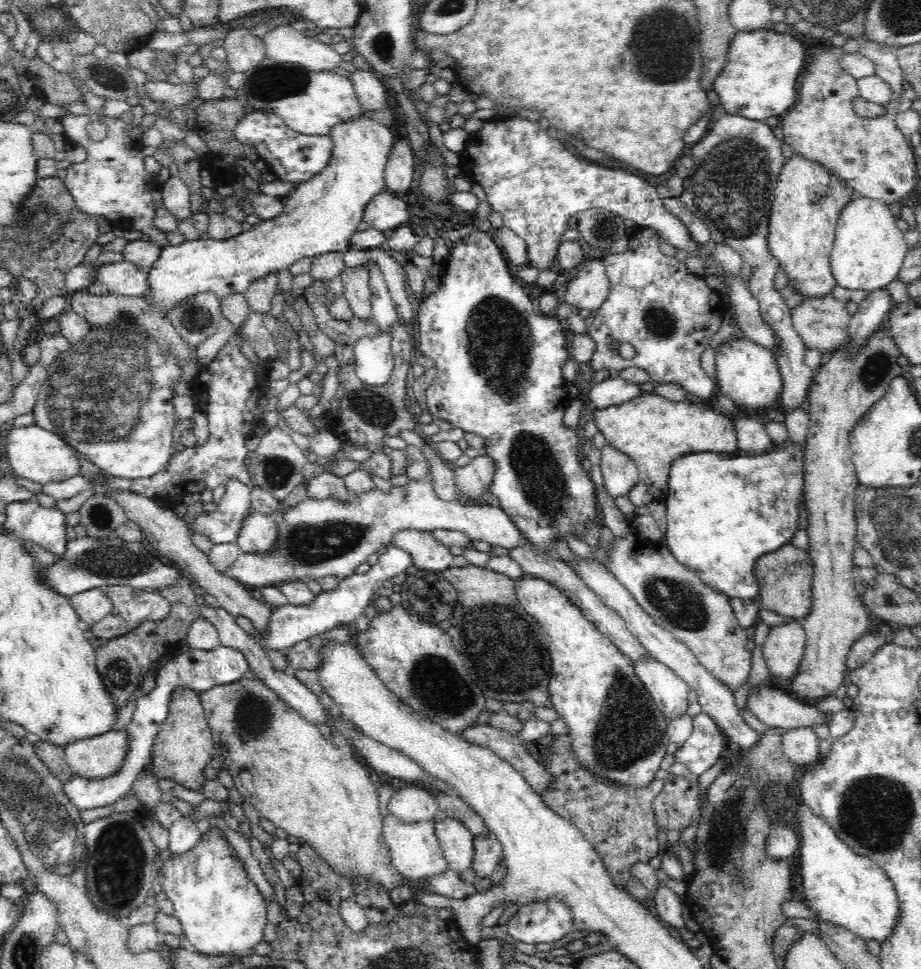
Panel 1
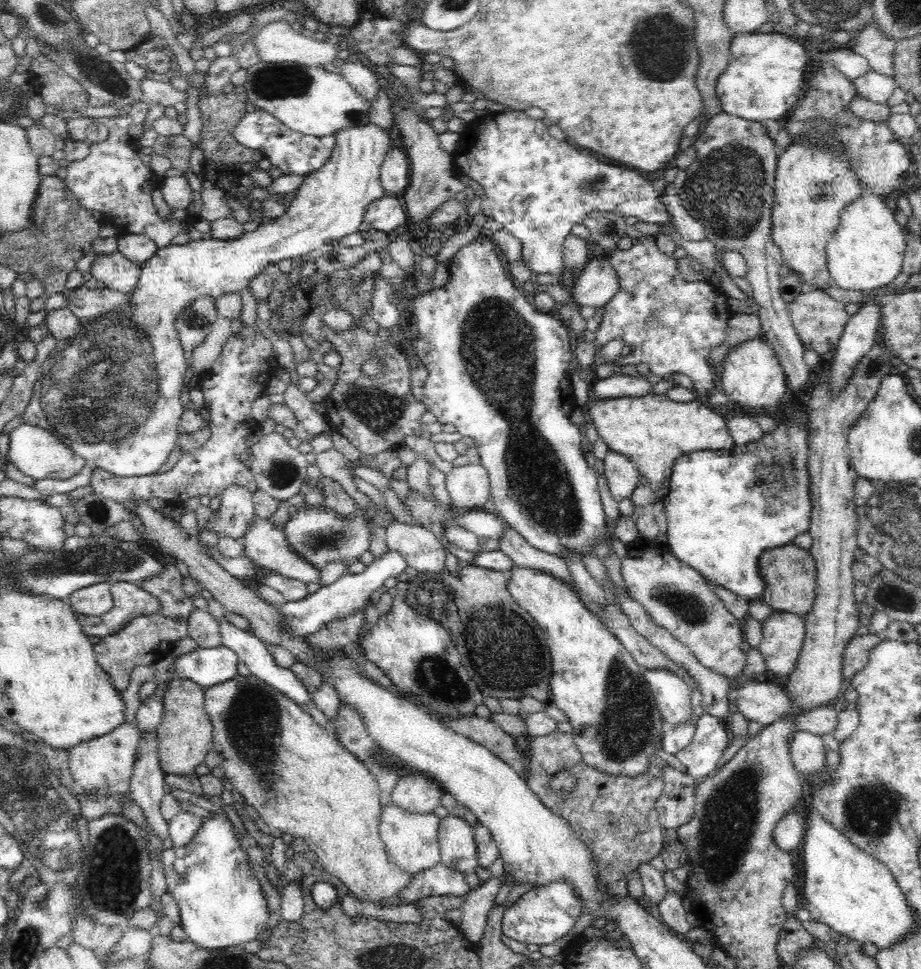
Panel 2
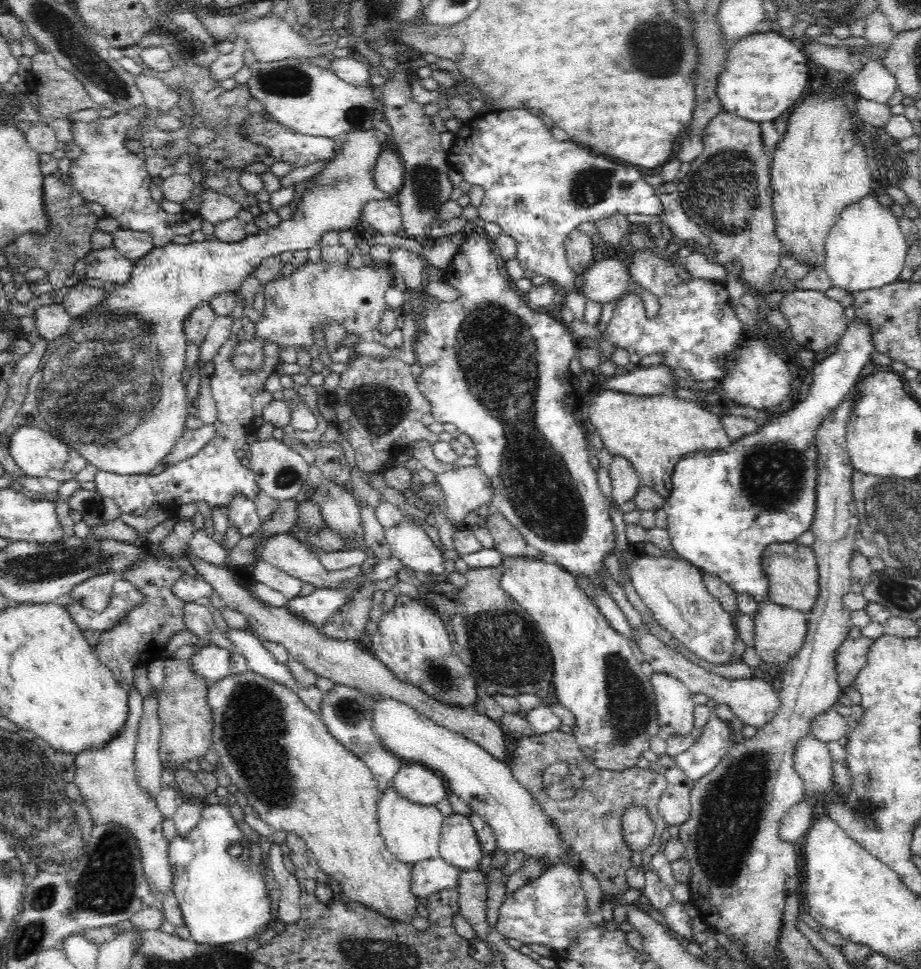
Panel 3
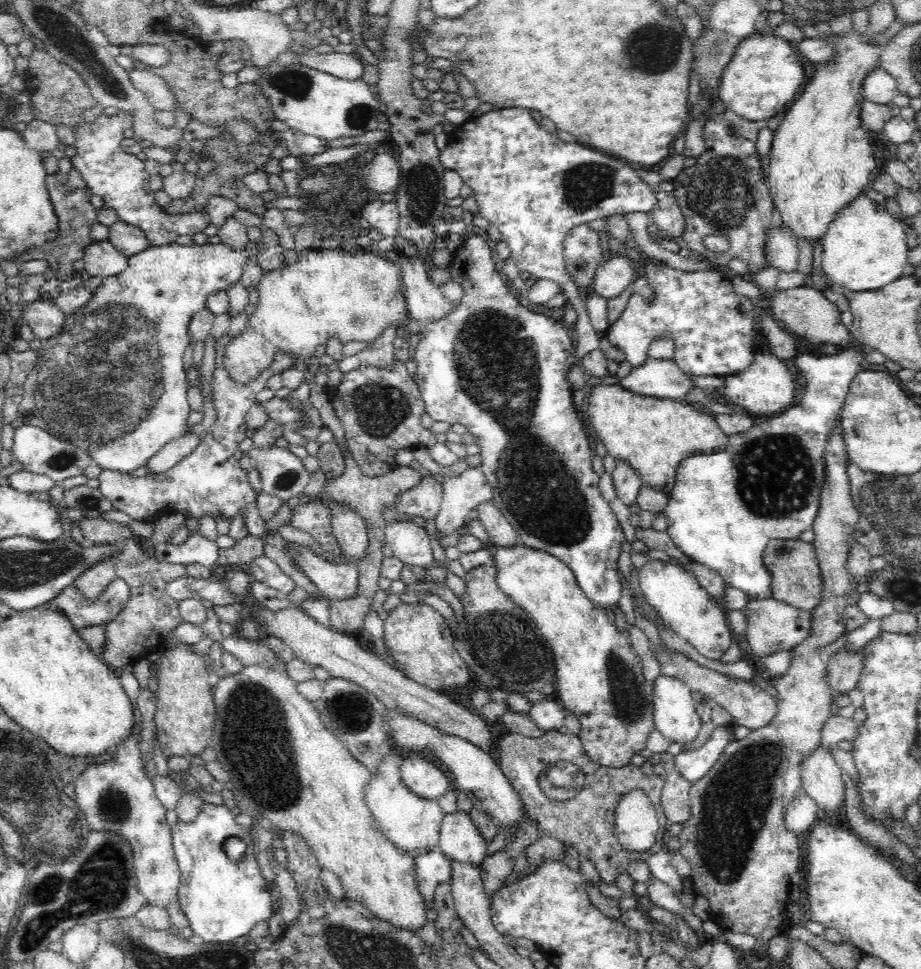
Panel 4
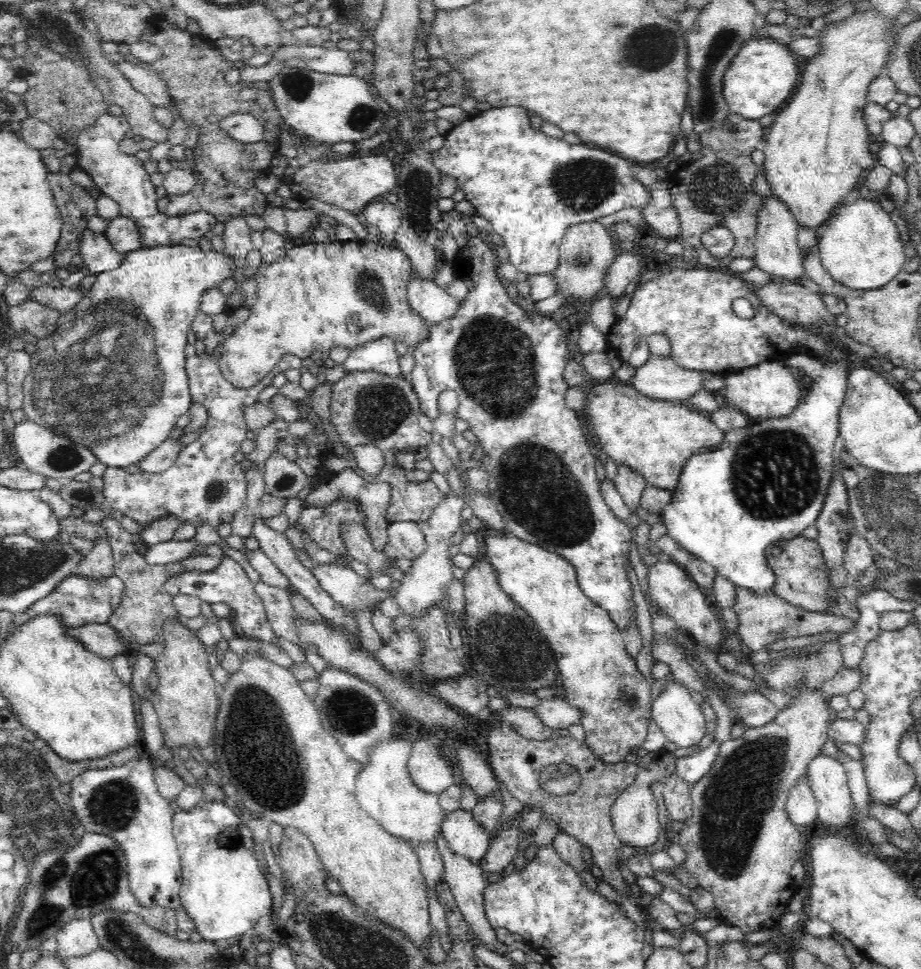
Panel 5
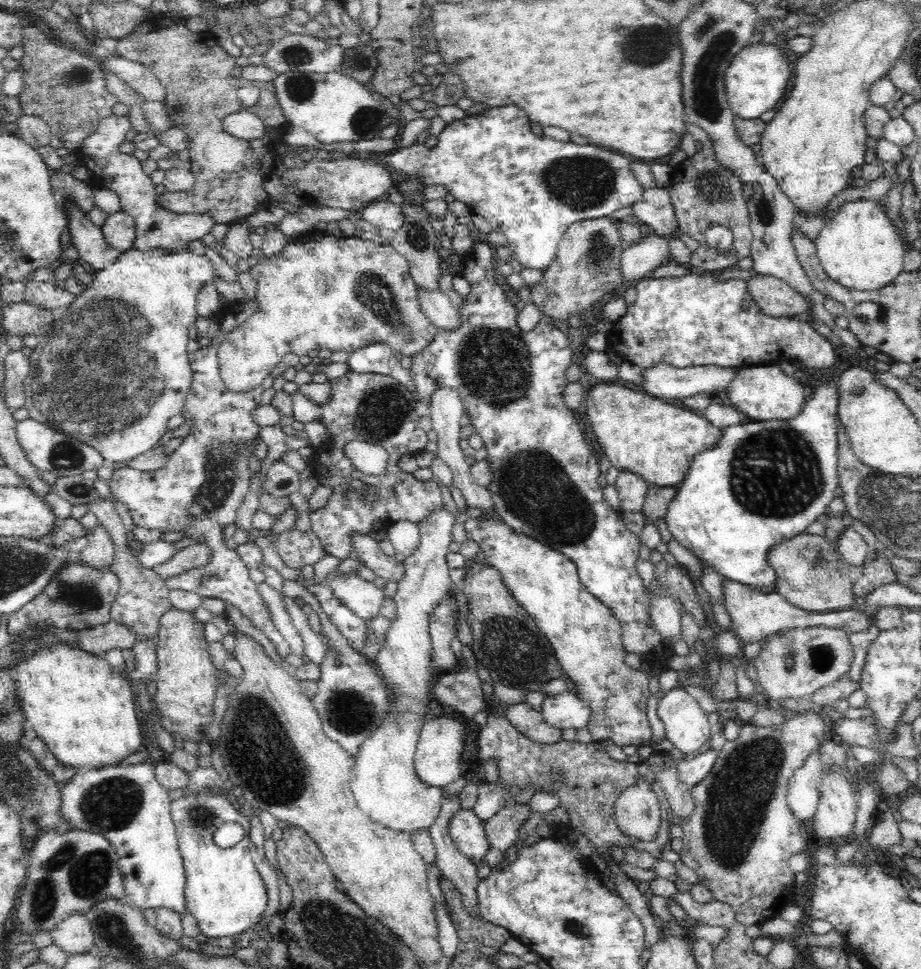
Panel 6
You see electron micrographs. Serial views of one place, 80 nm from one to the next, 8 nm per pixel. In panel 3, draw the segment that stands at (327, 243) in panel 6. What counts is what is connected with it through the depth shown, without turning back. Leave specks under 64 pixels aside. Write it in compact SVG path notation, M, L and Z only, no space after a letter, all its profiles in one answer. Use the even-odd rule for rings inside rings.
M322 259L318 262L305 262L299 268L295 268L290 276L280 277L276 275L272 282L264 286L264 312L258 321L255 322L257 337L242 341L237 344L234 352L234 365L238 372L250 372L254 367L261 366L263 360L262 346L264 340L271 340L279 347L304 348L309 351L308 347L314 344L314 332L326 324L326 320L335 320L344 325L347 334L358 334L360 337L369 337L369 332L374 328L379 328L380 318L383 310L388 307L384 300L386 292L394 286L392 269L387 264L374 263L373 266L366 264L360 268L353 268L349 262L345 263L328 263Z

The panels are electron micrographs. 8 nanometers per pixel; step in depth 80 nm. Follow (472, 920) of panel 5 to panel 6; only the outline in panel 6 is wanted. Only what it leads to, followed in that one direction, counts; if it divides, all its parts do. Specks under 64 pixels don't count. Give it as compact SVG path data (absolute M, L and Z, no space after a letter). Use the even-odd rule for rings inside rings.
M460 794L455 797L442 797L441 809L434 820L433 825L429 828L430 836L432 837L435 846L435 864L441 870L442 878L448 879L454 883L454 887L460 891L460 899L462 899L462 905L464 910L468 911L470 915L480 915L477 907L478 899L476 892L476 885L480 880L476 873L477 864L474 864L467 856L458 852L458 849L454 846L454 841L450 838L450 818L462 810L460 805Z

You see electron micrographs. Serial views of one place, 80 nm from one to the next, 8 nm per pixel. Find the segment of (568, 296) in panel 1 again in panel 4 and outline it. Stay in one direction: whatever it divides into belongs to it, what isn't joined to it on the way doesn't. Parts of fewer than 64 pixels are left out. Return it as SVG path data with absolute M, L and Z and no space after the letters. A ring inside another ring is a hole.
M613 255L612 259L602 262L596 271L592 294L600 295L608 300L620 296L635 280L634 268L630 260L620 255Z

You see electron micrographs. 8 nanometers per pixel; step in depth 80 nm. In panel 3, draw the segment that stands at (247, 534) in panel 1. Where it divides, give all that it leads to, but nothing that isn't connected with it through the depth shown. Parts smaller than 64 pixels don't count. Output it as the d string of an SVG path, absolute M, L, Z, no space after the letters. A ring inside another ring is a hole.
M289 534L269 536L261 543L257 562L268 562L301 581L313 584L316 589L339 585L344 579L361 575L360 566L350 566L344 570L328 571L322 566L318 556L308 553Z

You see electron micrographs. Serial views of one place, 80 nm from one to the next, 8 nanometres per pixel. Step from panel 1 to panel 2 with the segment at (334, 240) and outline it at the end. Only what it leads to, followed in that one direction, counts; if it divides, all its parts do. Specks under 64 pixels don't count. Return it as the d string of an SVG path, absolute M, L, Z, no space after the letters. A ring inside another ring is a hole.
M359 123L358 126L342 128L335 135L335 148L331 158L322 168L319 168L316 172L309 174L302 180L302 184L295 191L296 198L292 200L292 204L288 204L288 212L284 212L280 218L272 219L272 222L265 222L260 219L260 224L256 230L251 232L244 232L242 236L234 238L234 240L216 240L210 236L202 240L189 241L186 244L169 244L159 248L156 254L144 261L142 266L139 267L138 286L134 292L129 293L129 298L126 308L122 310L112 310L102 314L94 320L82 323L82 327L73 336L65 339L60 339L59 342L63 344L63 347L56 348L49 357L43 362L41 366L41 378L38 378L36 384L33 386L33 393L31 401L21 417L24 424L30 424L32 426L39 426L44 430L49 431L62 442L66 443L78 456L81 456L85 461L93 461L96 469L107 470L107 473L114 474L115 477L142 477L150 476L156 473L162 464L164 464L172 450L176 448L176 443L179 437L178 426L180 426L180 416L184 414L183 402L180 400L182 396L182 386L184 384L184 374L187 368L186 357L184 356L184 349L182 343L180 343L180 335L176 332L174 322L180 312L184 312L186 306L190 306L196 298L202 298L204 296L210 296L216 298L222 294L230 294L234 292L241 292L249 288L251 280L260 274L262 269L270 263L278 263L285 258L295 258L296 256L302 256L312 252L312 250L318 250L322 246L326 246L330 240L341 240L347 234L359 232L358 226L363 221L367 206L370 202L382 198L386 195L386 191L383 189L380 180L381 164L386 158L386 154L393 147L392 140L388 136L386 129L382 129L377 125L371 123Z

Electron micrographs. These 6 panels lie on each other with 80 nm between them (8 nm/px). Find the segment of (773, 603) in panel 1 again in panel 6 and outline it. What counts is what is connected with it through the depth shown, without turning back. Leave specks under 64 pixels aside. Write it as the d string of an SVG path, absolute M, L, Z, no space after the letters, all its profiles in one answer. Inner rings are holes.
M798 534L798 537L772 546L767 561L777 574L775 590L798 609L826 613L850 609L854 604L849 563L836 555L835 546L823 536Z

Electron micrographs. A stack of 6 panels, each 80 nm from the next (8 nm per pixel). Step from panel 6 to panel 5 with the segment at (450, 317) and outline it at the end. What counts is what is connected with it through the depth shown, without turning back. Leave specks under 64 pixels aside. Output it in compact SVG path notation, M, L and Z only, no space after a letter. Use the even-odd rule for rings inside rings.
M415 271L411 277L409 292L410 307L427 325L444 322L454 315L453 310L456 306L454 298L444 289L433 287L426 280L421 280Z

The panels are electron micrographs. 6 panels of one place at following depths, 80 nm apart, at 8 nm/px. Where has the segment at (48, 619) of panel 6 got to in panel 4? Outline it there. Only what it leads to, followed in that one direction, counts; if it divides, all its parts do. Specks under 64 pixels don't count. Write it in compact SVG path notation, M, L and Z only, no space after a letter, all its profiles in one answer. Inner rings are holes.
M116 577L105 588L103 595L95 601L88 601L78 592L78 587L70 585L54 600L48 601L46 607L56 607L74 624L74 629L88 626L106 626L124 610L130 598L130 587L125 580Z

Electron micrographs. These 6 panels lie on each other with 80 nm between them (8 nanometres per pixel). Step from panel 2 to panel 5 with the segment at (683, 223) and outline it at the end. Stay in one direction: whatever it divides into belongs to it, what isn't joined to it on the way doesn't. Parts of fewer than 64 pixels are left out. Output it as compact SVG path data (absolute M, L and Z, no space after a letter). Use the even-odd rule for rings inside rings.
M669 189L652 190L650 194L649 204L641 209L648 228L669 240L678 238L681 222Z

